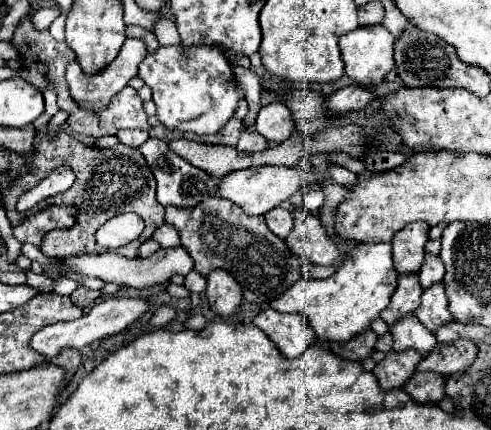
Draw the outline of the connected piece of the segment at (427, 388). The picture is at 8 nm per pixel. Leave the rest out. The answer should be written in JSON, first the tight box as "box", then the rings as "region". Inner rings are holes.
{"box":[403,373,445,405],"region":[[[415,373],[403,389],[415,403],[439,405],[445,397],[445,377],[439,373]]]}

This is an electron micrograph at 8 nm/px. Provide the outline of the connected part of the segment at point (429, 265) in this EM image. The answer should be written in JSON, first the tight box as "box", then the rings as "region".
{"box":[419,255,445,289],"region":[[[427,255],[425,261],[423,261],[423,265],[421,265],[421,271],[419,271],[421,287],[423,289],[429,289],[431,285],[441,283],[443,281],[443,275],[445,275],[445,269],[443,269],[441,259],[435,257],[435,255]]]}

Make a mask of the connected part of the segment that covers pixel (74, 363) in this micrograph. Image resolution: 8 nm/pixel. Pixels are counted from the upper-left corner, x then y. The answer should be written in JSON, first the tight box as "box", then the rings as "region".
{"box":[51,349,81,379],"region":[[[65,349],[63,353],[59,353],[55,359],[51,359],[51,363],[61,365],[67,371],[67,377],[71,379],[73,373],[77,371],[79,363],[81,363],[81,353],[77,349]]]}

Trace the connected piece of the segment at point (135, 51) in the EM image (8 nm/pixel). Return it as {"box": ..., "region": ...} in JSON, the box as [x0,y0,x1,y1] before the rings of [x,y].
{"box":[65,39,147,111],"region":[[[127,39],[119,51],[119,55],[109,63],[107,69],[103,69],[101,73],[95,73],[95,75],[85,75],[81,71],[81,67],[77,65],[77,61],[69,63],[67,65],[67,71],[65,71],[65,77],[67,77],[67,83],[69,83],[69,93],[71,97],[75,99],[75,103],[83,109],[89,109],[89,111],[101,111],[109,105],[109,101],[123,89],[127,87],[129,79],[137,75],[137,67],[141,63],[141,59],[147,55],[147,47],[141,39]]]}

